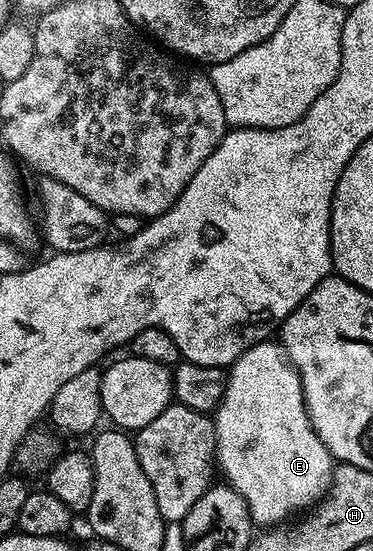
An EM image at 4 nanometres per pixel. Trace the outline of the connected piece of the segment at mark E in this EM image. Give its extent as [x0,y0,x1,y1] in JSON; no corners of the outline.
[214,339,334,526]

